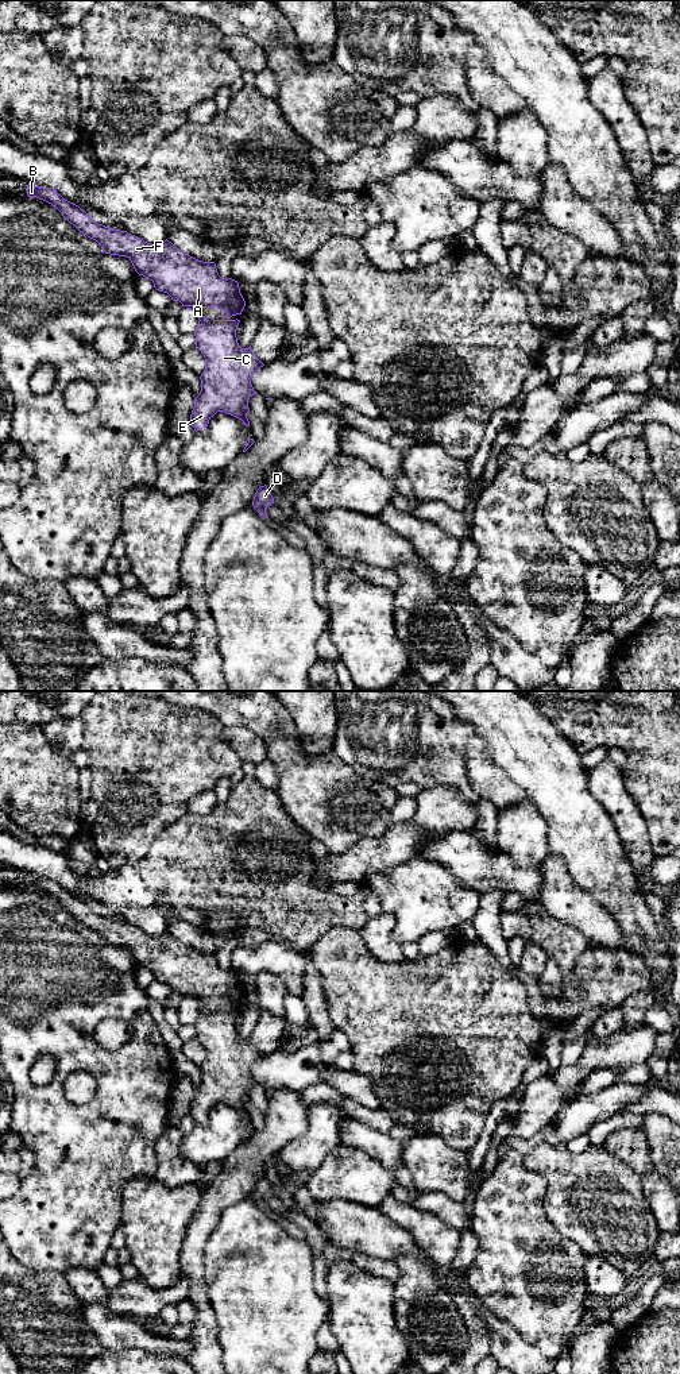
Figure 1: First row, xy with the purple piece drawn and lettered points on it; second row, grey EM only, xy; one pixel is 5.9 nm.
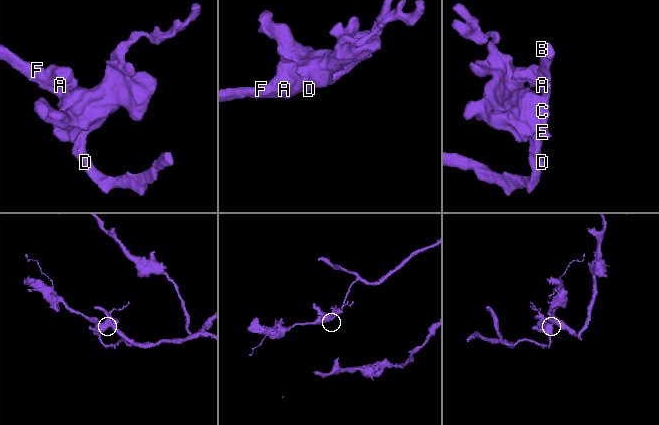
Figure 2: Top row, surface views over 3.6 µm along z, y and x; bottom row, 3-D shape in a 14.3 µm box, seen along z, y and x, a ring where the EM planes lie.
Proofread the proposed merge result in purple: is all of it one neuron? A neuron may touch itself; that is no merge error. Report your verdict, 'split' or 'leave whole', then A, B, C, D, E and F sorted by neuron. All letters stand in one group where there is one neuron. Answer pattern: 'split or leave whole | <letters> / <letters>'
leave whole | A B C D E F

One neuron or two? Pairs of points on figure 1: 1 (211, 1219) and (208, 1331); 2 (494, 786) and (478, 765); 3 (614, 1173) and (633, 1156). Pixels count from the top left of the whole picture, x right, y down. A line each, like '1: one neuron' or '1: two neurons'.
1: one neuron
2: one neuron
3: two neurons

